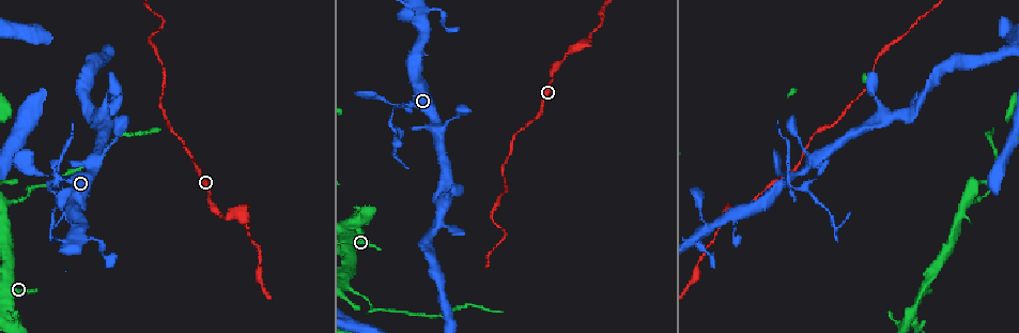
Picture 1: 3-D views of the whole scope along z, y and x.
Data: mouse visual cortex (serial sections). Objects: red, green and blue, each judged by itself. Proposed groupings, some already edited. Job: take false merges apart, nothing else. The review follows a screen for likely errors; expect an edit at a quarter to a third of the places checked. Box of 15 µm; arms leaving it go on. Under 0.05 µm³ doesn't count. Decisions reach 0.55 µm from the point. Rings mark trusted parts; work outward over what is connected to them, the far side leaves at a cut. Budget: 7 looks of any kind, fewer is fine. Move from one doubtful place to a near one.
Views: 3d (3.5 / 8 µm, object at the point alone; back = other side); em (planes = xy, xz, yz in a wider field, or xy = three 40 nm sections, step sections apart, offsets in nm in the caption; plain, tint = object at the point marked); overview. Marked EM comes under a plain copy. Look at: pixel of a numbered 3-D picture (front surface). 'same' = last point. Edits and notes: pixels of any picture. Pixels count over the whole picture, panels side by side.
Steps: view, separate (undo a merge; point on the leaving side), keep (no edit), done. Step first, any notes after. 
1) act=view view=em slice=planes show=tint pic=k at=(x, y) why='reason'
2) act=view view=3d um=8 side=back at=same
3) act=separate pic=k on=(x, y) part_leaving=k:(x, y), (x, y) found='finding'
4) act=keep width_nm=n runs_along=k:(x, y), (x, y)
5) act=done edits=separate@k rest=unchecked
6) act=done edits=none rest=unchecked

act=view view=3d um=3.5 pic=1 at=(784, 175) why='three arms meet'

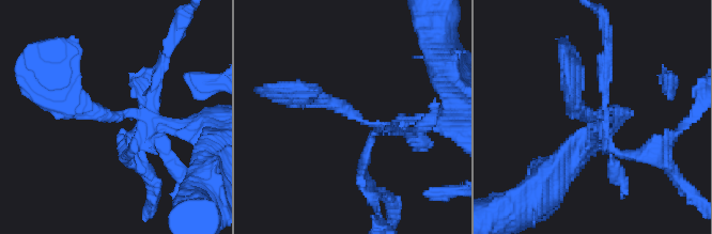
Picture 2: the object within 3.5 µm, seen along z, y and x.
act=view view=em slice=planes show=tint pic=2 at=(127, 116)

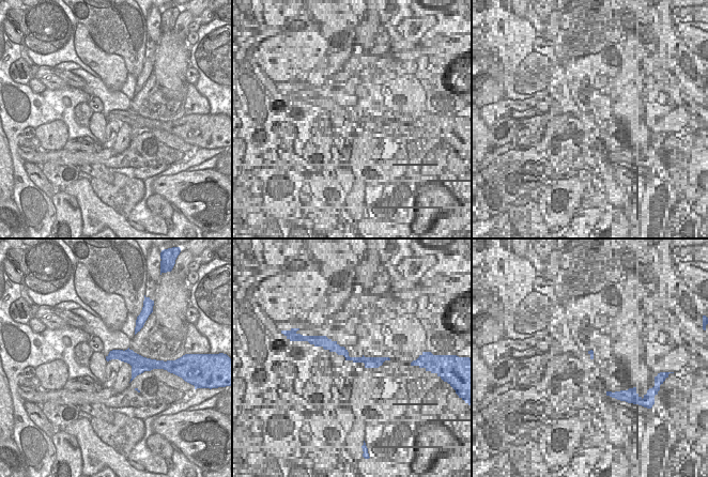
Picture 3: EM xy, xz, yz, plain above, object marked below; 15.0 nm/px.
act=separate pic=2 on=(173, 164) found='a second cell is stuck on'

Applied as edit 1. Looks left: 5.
act=view view=3d um=3.5 pic=1 at=(358, 234) why='side arm on a straight run'

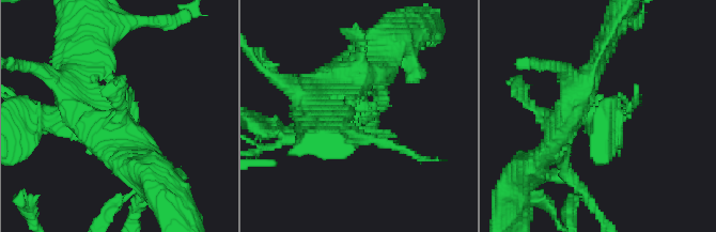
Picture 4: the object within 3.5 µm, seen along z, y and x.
act=view view=em slice=xy step=3 show=tint pic=4 at=(358, 113) arms=3 arm_widths_nm=100,150,300 why='shape alone is not enough'

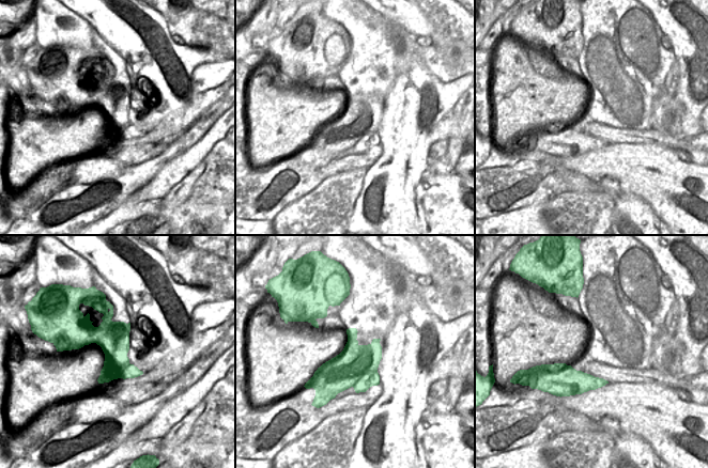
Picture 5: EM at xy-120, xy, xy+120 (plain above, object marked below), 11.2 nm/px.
act=keep runs_along=4:(591, 76), (580, 102), (600, 135), (616, 116) found='one cell here'

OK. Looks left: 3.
act=view view=3d um=3.5 side=back pic=1 at=(237, 212) why='sharp bend'

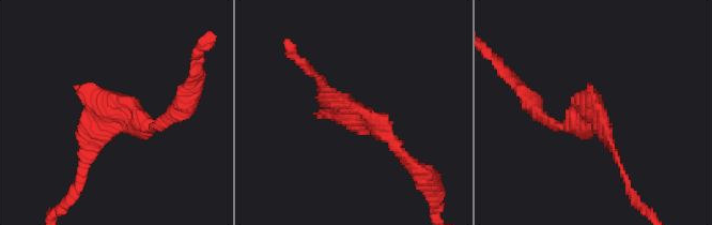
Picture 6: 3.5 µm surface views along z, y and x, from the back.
act=view view=em slice=planes show=tint pic=6 at=(591, 110)

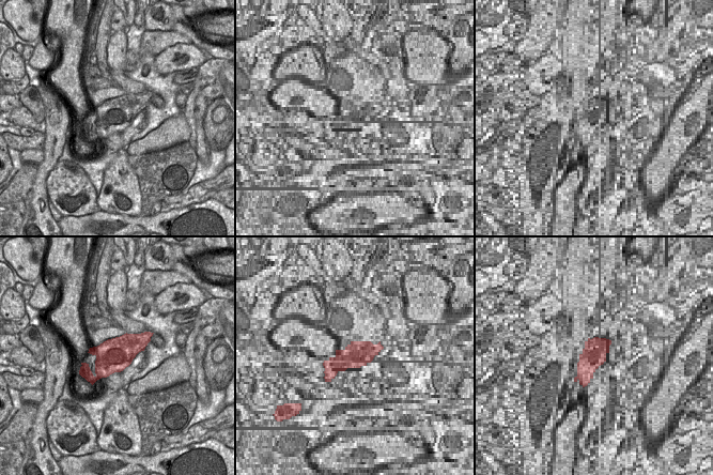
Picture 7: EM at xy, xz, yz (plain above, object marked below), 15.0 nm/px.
act=view view=em slice=xy step=5 show=tint at=same

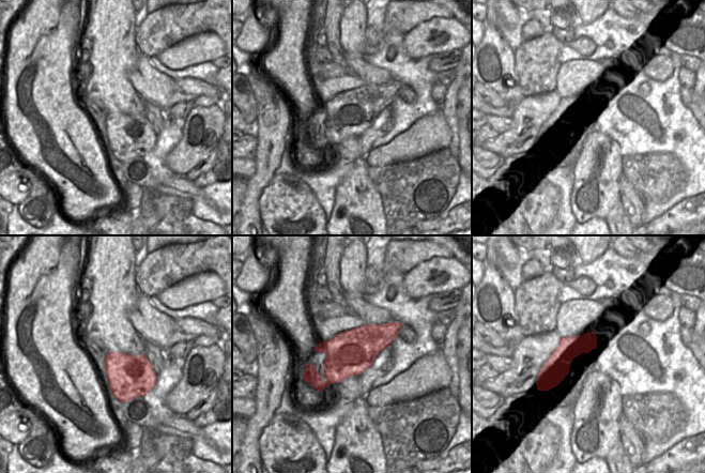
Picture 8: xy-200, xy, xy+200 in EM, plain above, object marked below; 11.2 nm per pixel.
act=keep runs_along=6:(405, 158), (326, 87) found='all the same cell'

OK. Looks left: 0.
act=done edits=separate@2 rest=unchecked

